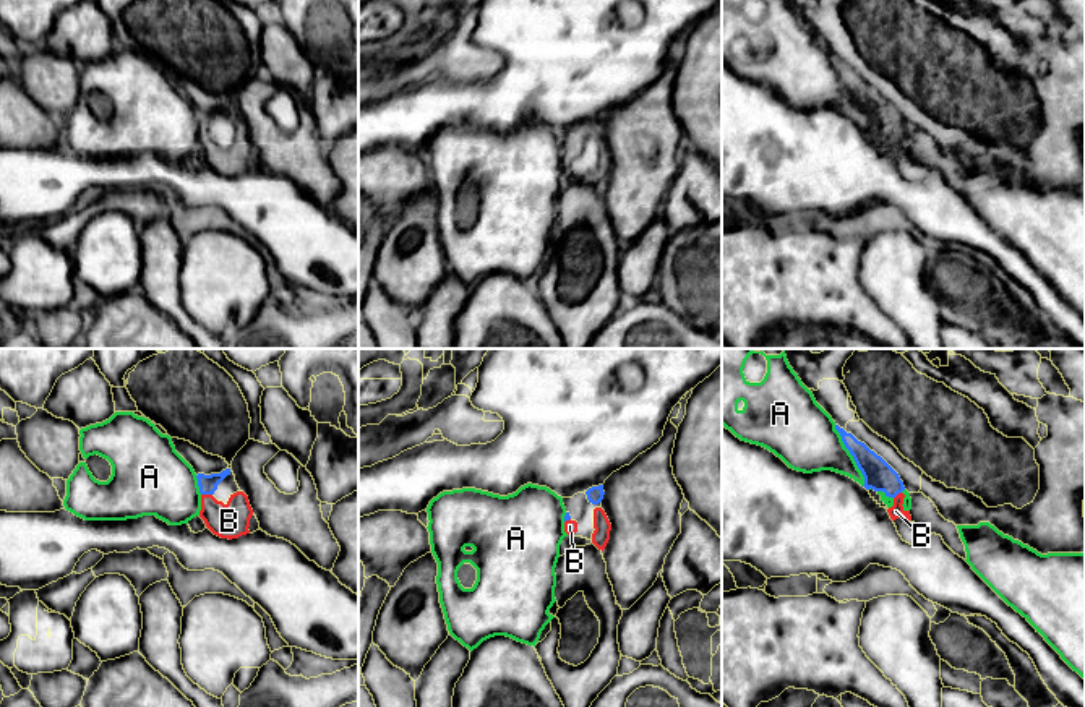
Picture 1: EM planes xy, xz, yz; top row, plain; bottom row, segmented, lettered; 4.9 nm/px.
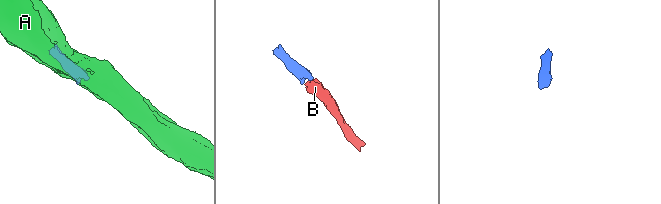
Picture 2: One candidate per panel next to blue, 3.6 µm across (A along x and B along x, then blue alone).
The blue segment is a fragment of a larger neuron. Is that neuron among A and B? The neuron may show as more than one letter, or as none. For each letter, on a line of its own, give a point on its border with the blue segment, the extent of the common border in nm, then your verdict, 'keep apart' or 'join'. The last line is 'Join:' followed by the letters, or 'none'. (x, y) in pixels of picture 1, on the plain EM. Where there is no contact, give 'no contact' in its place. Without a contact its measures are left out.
A: meets blue in yz at (852, 91); contact 340 nm long; keep apart
B: meets blue in xy at (206, 130); contact 60 nm long; join
Join: B

